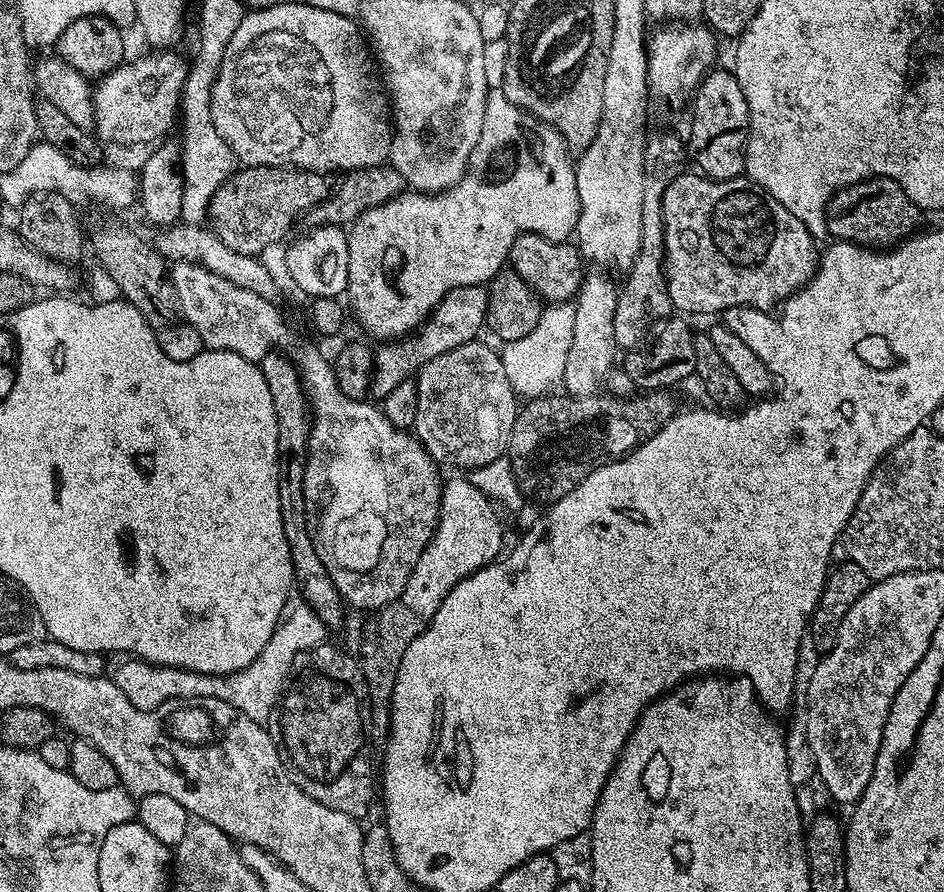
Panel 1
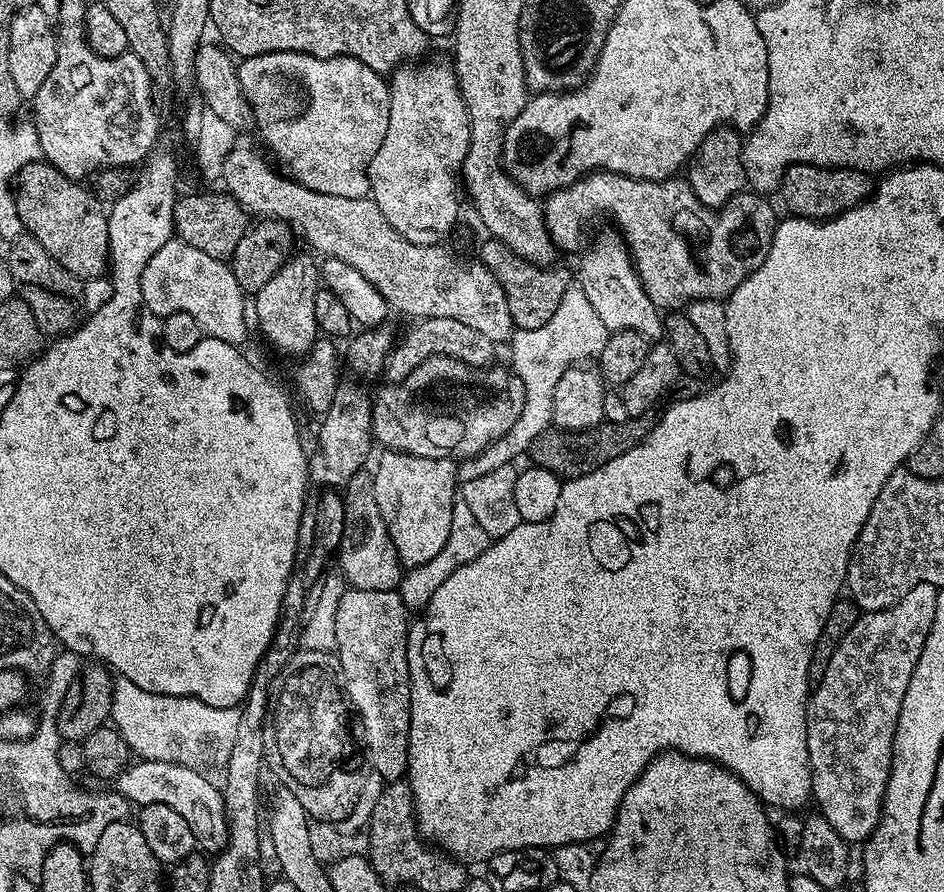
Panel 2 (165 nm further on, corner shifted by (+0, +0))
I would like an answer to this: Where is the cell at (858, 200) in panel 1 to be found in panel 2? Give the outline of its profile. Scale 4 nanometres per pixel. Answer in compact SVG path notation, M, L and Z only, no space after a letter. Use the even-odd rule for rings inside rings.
M789 164L788 169L782 174L778 197L789 209L791 215L802 216L805 220L827 220L834 216L840 216L846 210L850 210L855 204L861 204L867 200L874 191L874 180L863 168L819 168L813 164Z

